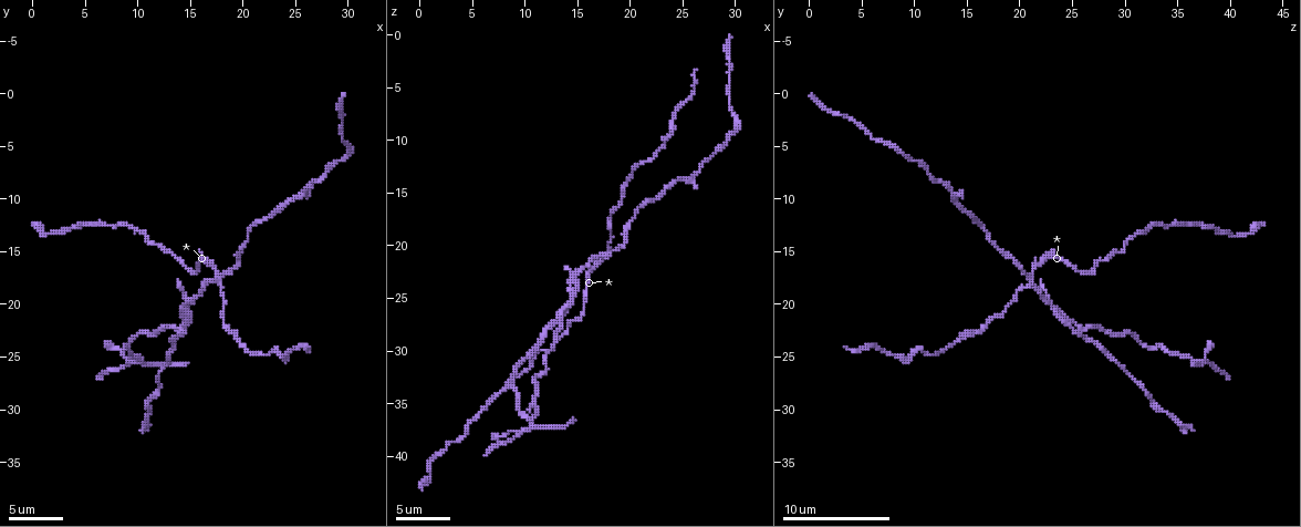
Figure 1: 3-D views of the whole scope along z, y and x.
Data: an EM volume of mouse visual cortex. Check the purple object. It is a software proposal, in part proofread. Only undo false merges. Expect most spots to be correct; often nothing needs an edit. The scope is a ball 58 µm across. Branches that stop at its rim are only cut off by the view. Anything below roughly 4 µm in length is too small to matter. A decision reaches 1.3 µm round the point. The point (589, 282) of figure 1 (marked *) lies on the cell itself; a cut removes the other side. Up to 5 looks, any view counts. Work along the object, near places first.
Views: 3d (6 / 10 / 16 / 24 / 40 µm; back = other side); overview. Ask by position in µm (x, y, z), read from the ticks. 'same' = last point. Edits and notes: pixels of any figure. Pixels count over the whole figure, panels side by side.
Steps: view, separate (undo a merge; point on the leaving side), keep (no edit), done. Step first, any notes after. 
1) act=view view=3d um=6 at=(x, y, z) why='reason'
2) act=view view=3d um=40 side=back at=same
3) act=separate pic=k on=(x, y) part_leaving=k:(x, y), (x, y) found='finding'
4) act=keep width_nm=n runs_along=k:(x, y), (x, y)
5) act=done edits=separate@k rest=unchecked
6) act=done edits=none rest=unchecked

act=view view=3d um=10 at=(18.0, 17.2, 20.6) why='four or more arms meet'

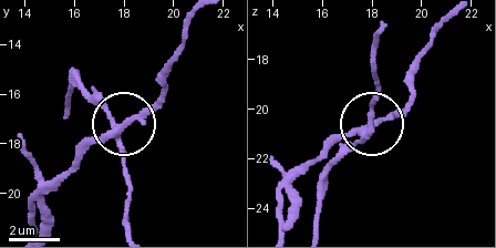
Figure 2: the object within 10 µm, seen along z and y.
act=separate pic=2 on=(145, 121) width_nm=260 part_leaving=2:(117, 135), (157, 96), (164, 65), (183, 40), (187, 21) found='a second cell is stuck on'

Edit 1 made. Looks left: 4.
act=view view=overview why='see it whole again'

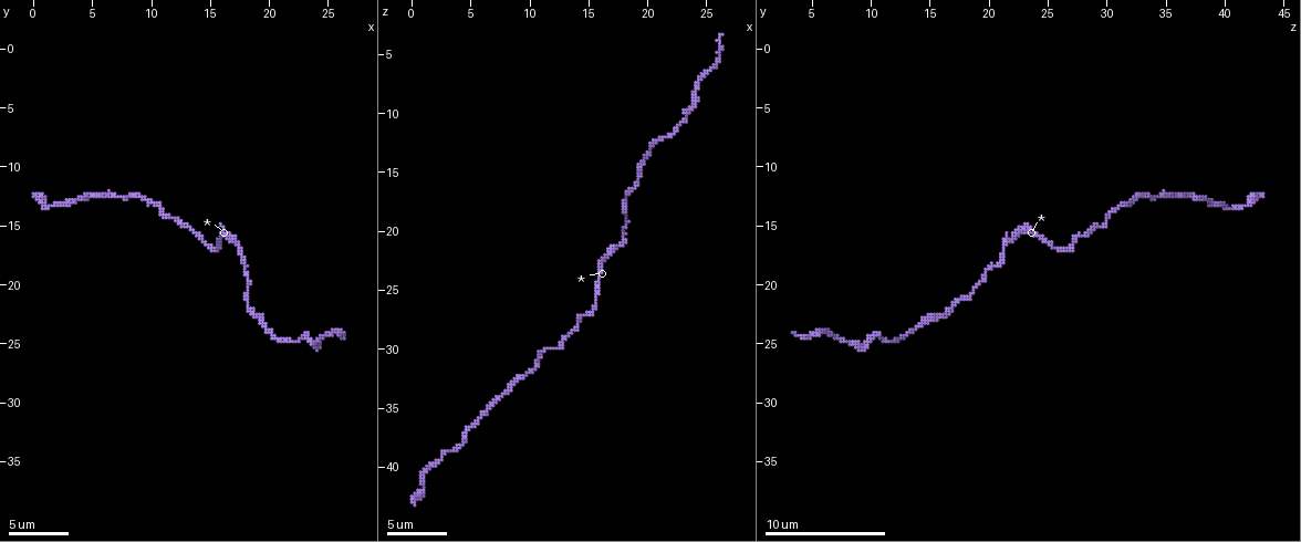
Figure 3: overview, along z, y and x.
act=view view=3d um=6 at=(15.6, 16.8, 26.0) why='calibre changes'

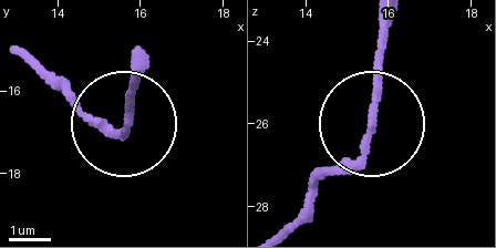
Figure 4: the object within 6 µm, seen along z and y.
act=keep width_nm=160 runs_along=4:(390, 26), (369, 138), (301, 209) found='one cell here'

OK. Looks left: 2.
act=view view=3d um=6 at=(18.0, 21.0, 17.8) why='thick turns thin'

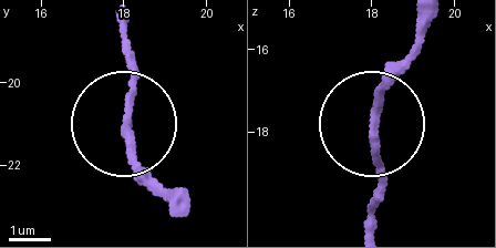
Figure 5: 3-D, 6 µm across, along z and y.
act=keep runs_along=5:(368, 224), (379, 192), (368, 128), (382, 86), (407, 58) found='all the same cell'

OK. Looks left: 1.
act=done edits=separate@2 rest=unchecked

